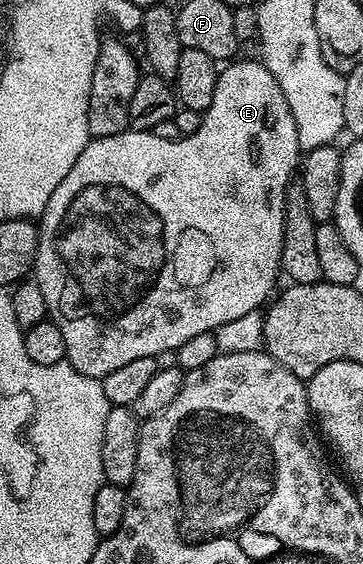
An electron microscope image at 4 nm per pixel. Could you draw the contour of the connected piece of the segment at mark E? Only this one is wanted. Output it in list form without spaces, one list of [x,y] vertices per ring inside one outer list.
[[[233,60],[219,70],[214,103],[204,110],[198,131],[182,135],[176,141],[162,139],[155,131],[133,128],[129,128],[127,133],[91,138],[82,155],[78,155],[74,167],[70,167],[66,179],[62,179],[54,195],[50,195],[50,203],[46,203],[44,212],[39,215],[40,234],[34,279],[38,287],[42,287],[48,317],[56,324],[58,331],[62,331],[62,339],[66,339],[67,362],[82,375],[103,379],[110,375],[110,371],[134,359],[155,357],[167,349],[177,350],[196,335],[211,333],[222,324],[259,310],[273,296],[277,288],[276,276],[279,278],[282,273],[280,260],[286,195],[301,164],[302,150],[298,143],[298,127],[294,127],[294,115],[290,115],[290,103],[286,103],[286,95],[282,95],[278,79],[270,75],[263,60],[240,60]]]

